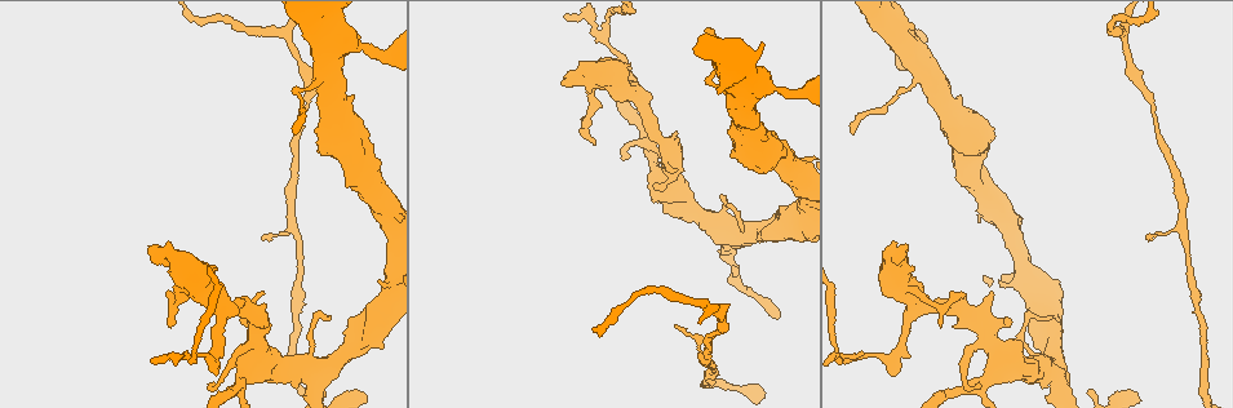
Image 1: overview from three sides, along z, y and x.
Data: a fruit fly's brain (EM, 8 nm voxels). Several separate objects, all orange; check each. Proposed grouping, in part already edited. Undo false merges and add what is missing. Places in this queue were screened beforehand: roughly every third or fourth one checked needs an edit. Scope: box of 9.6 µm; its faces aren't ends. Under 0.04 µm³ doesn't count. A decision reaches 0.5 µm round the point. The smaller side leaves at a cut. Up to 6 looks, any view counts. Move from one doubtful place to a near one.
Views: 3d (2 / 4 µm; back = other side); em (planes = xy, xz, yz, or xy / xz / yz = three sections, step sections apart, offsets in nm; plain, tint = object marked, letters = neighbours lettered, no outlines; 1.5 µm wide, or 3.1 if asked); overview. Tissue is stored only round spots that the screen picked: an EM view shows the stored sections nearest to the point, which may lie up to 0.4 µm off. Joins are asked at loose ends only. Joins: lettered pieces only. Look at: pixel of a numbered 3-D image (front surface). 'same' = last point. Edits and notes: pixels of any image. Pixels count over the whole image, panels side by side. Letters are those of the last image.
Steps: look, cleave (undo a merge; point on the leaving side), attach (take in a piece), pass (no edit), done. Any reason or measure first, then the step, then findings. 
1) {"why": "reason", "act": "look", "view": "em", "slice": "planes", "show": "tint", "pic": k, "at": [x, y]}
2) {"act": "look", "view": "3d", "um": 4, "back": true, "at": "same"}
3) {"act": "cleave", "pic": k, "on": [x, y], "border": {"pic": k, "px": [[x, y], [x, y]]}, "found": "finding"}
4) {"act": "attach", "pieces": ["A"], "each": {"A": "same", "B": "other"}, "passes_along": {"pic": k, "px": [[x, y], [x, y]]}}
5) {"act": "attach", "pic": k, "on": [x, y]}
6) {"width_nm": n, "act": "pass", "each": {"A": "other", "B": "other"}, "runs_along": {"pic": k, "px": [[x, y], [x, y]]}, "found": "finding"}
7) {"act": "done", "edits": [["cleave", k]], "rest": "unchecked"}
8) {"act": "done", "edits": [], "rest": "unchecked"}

{"why": "looks like a crossing", "act": "look", "view": "em", "slice": "planes", "show": "letters", "pic": 1, "at": [748, 93]}

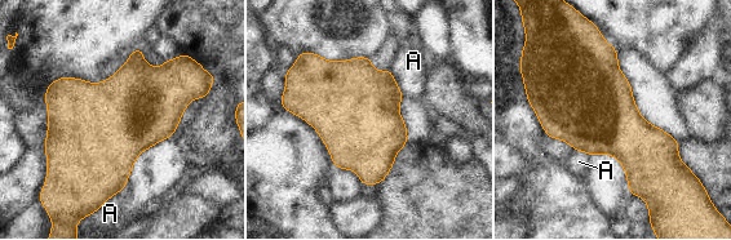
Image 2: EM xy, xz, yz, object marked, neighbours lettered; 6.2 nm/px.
{"width_nm": 480, "act": "pass", "each": {"A": "other"}, "found": "one neuron here"}

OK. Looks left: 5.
{"why": "branch stops here", "act": "look", "view": "em", "slice": "yz", "step": 8, "show": "letters", "pic": 1, "at": [292, 131]}

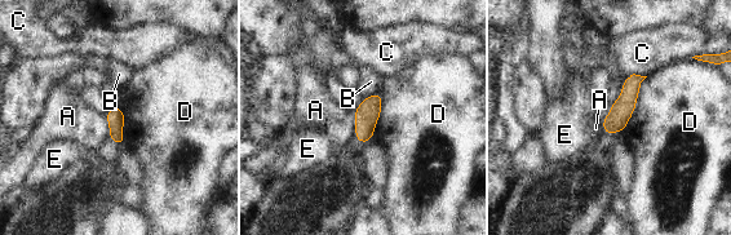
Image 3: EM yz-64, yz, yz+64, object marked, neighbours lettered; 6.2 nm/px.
{"width_nm": 110, "act": "pass", "each": {"A": "other", "B": "other", "C": "other", "D": "other", "E": "other"}, "border": {"pic": 3, "px": [[353, 111], [355, 137]]}, "found": "none of them fits"}

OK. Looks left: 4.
{"why": "sharp bend", "act": "look", "view": "em", "slice": "planes", "show": "tint", "pic": 1, "at": [190, 363]}

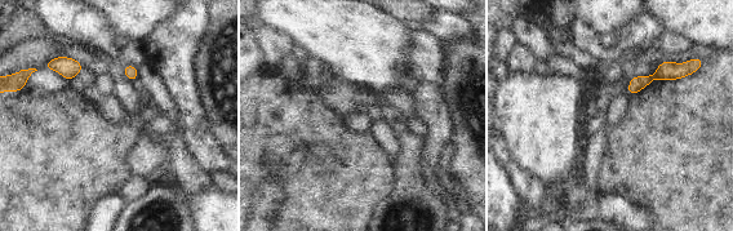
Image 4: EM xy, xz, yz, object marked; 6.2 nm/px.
{"why": "what lies round it", "act": "look", "view": "em", "slice": "planes", "show": "letters", "at": "same"}

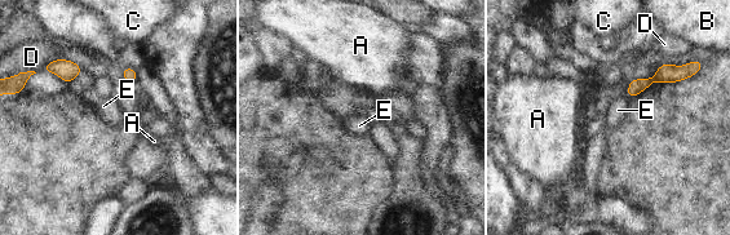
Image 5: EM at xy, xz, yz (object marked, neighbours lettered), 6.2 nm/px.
{"width_nm": 20, "act": "pass", "each": {"A": "other", "B": "other", "C": "other", "D": "other", "E": "other"}, "border": {"pic": 5, "px": [[624, 93], [631, 98]]}, "found": "all the same neuron"}

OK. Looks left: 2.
{"act": "done", "edits": [], "rest": "unchecked"}

